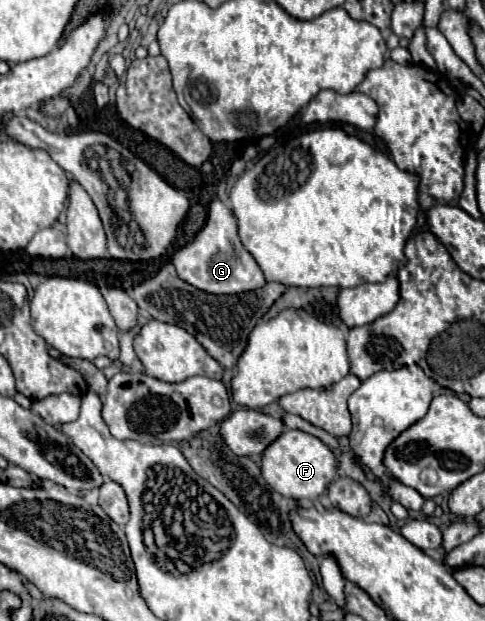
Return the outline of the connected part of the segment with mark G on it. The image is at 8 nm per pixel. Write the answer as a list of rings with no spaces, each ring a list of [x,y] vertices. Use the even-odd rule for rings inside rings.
[[[218,199],[210,203],[208,221],[204,229],[196,235],[192,243],[182,247],[174,257],[172,263],[176,267],[176,273],[182,281],[190,283],[192,287],[212,293],[212,295],[240,295],[246,291],[262,289],[266,285],[266,279],[256,265],[254,257],[242,247],[236,231],[236,219],[232,211]]]

